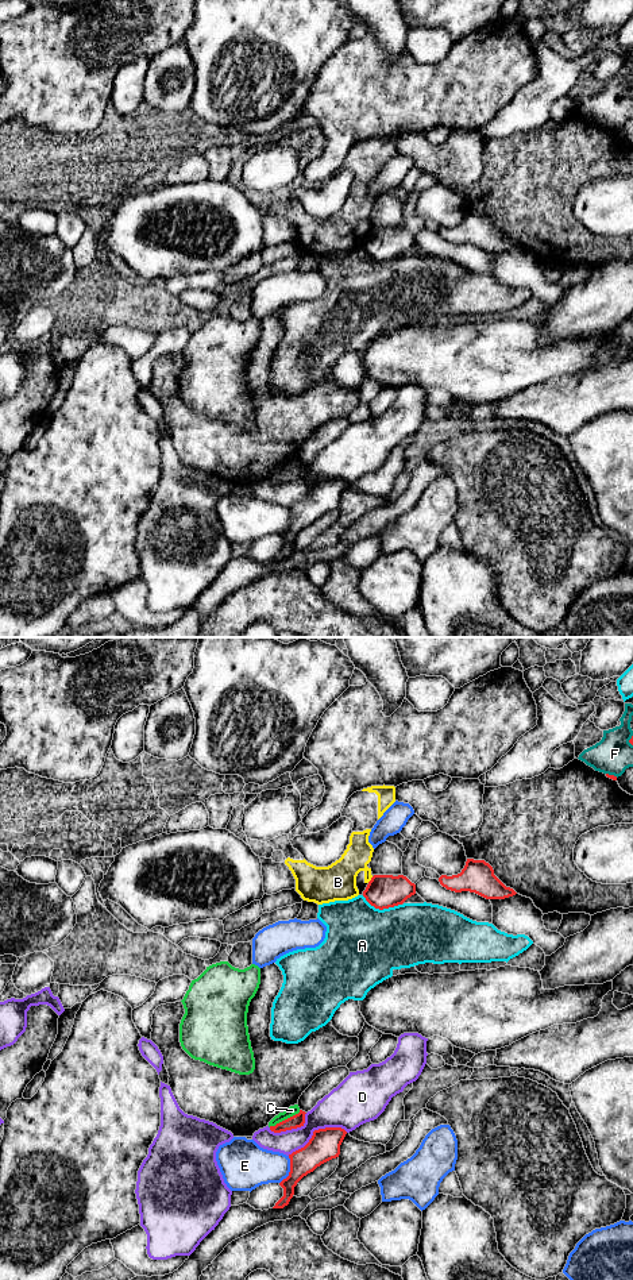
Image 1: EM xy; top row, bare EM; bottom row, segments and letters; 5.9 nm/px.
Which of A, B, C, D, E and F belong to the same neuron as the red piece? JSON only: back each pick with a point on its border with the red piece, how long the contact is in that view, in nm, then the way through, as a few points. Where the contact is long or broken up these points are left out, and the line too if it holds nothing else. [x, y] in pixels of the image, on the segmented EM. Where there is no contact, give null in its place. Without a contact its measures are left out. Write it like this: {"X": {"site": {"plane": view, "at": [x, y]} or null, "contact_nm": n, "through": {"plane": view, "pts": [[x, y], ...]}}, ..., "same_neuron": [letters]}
{"C": {"site": {"plane": "xy", "at": [285, 1120]}, "contact_nm": 220, "through": {"plane": "xy", "pts": [[298, 1120], [285, 1120], [292, 1110]]}}, "same_neuron": ["C"]}

